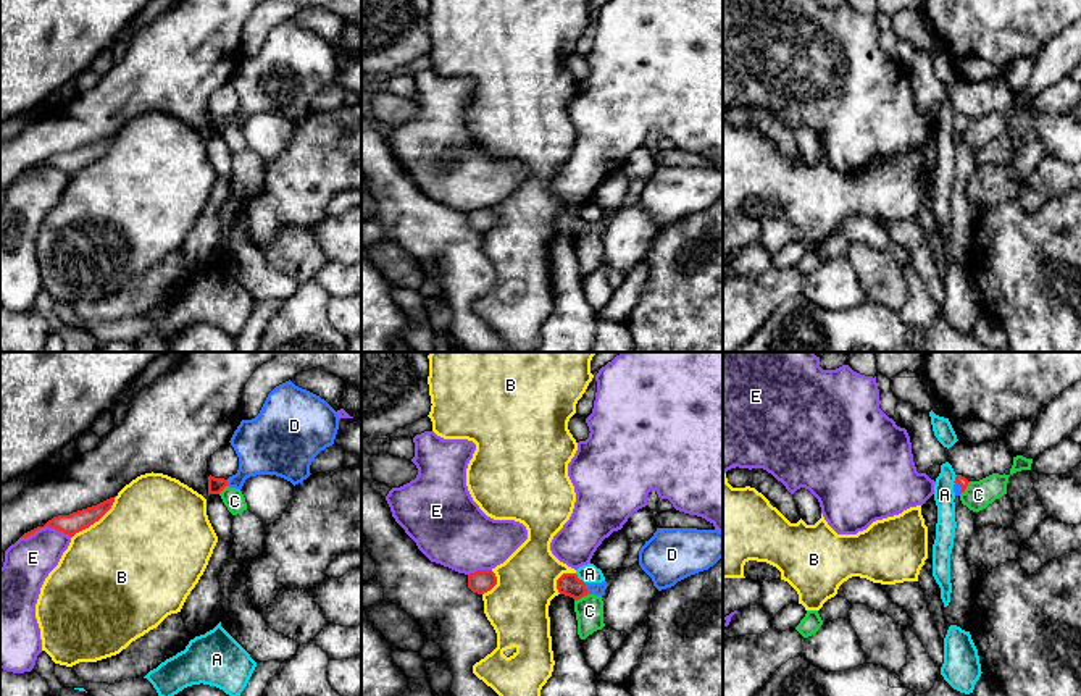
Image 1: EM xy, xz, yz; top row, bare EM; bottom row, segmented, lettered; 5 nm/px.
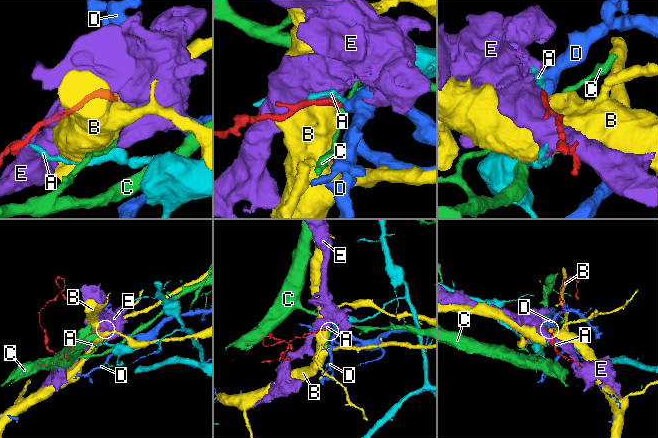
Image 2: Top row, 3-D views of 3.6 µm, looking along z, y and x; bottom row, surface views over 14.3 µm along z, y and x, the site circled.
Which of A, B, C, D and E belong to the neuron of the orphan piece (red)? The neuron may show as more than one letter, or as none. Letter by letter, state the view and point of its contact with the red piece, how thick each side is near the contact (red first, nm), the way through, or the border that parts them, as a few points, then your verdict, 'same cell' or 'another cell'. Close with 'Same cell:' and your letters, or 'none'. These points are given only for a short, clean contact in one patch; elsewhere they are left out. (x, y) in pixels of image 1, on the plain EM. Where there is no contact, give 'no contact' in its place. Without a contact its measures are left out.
A: meets red in xz at (578, 217); 110 nm thick on the red side, 100 nm on the other; border along xz (575, 212), (584, 222); another cell
B: meets red in xy at (95, 159); 100 nm thick on the red side, 480 nm on the other; another cell
C: meets red in xz at (581, 234); 110 nm thick on the red side, 140 nm on the other; border along xz (588, 231), (575, 239); another cell
D: meets red in xz at (586, 226); 110 nm thick on the red side, 60 nm on the other; same cell
E: meets red in xy at (45, 163); 100 nm thick on the red side, 240 nm on the other; another cell
Same cell: D

